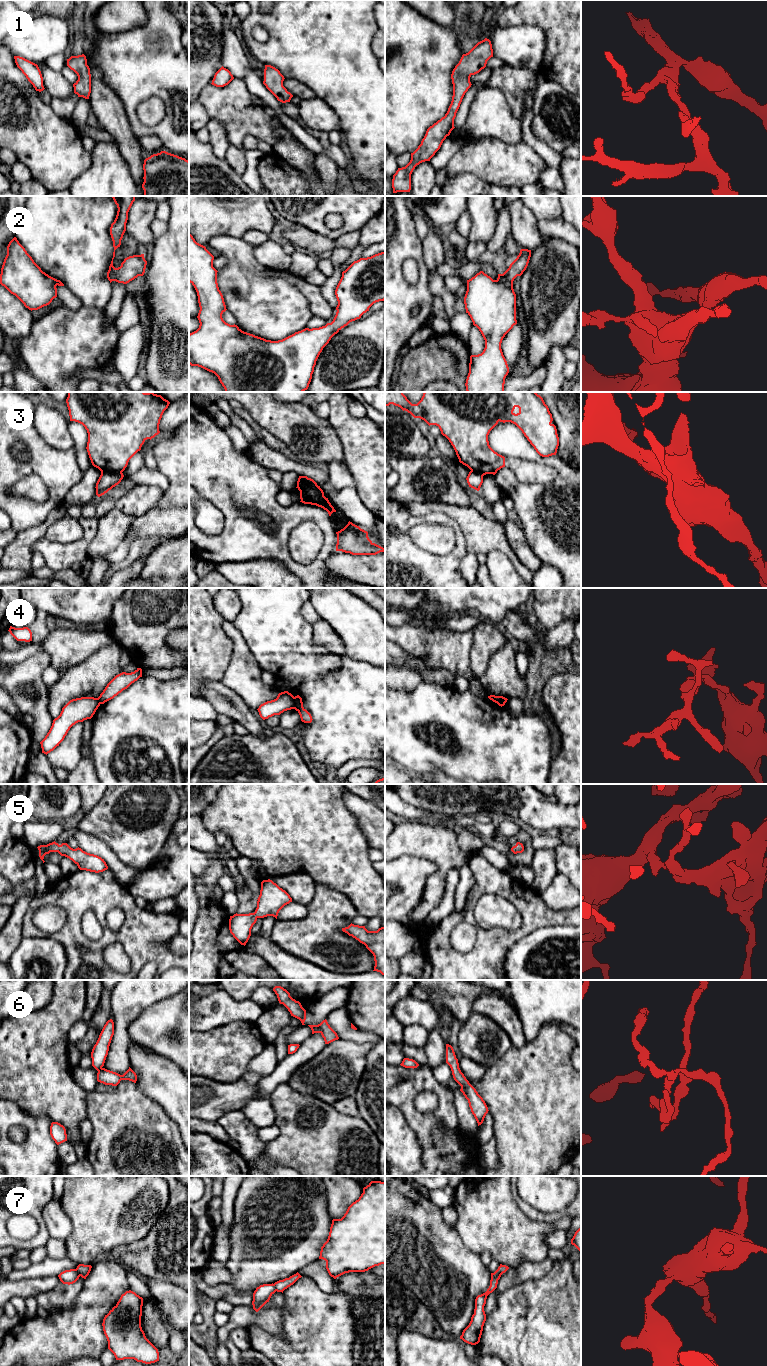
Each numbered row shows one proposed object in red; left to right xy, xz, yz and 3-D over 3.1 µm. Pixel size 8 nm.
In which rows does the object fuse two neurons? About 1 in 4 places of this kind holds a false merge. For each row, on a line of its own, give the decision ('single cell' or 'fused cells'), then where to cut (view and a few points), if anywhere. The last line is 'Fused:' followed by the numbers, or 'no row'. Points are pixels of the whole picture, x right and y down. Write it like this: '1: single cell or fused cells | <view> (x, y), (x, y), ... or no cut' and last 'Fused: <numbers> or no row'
1: single cell | no cut
2: single cell | no cut
3: fused cells | xy (101, 471), (121, 473)
4: fused cells | xz (293, 697), (294, 708)
5: single cell | no cut
6: single cell | no cut
7: single cell | no cut
Fused: 3, 4

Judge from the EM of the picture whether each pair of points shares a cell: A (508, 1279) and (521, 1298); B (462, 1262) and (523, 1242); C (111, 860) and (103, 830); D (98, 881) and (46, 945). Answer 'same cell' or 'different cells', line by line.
A: different cells
B: different cells
C: different cells
D: different cells

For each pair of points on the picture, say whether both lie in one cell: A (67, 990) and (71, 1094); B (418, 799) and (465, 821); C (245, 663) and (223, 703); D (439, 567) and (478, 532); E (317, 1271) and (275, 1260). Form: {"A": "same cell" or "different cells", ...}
{"A": "same cell", "B": "different cells", "C": "different cells", "D": "different cells", "E": "different cells"}

